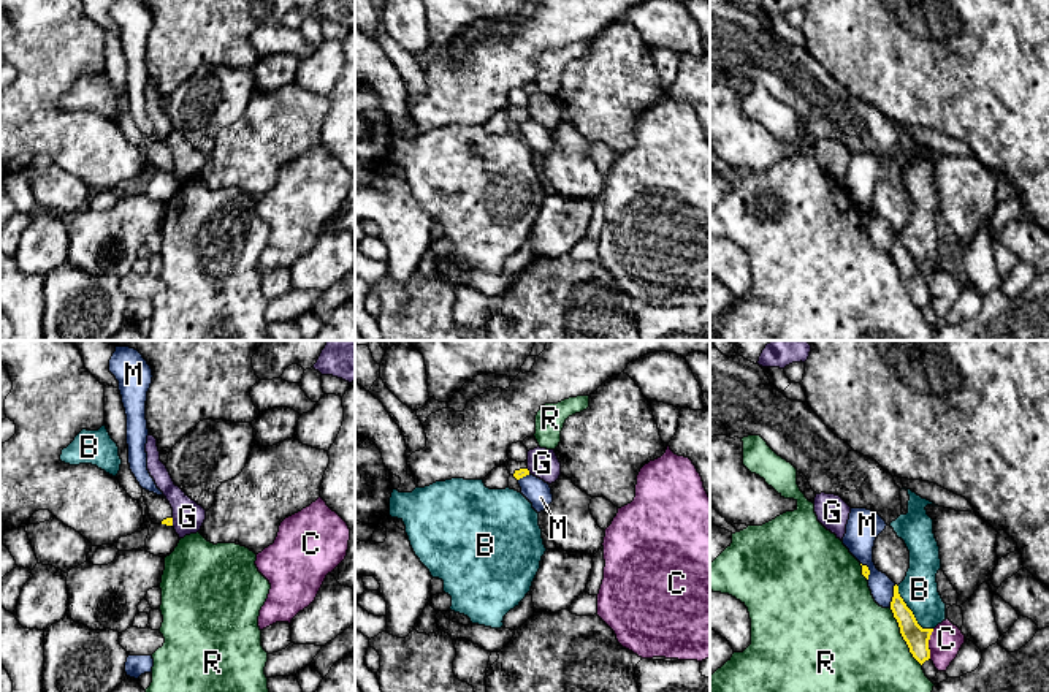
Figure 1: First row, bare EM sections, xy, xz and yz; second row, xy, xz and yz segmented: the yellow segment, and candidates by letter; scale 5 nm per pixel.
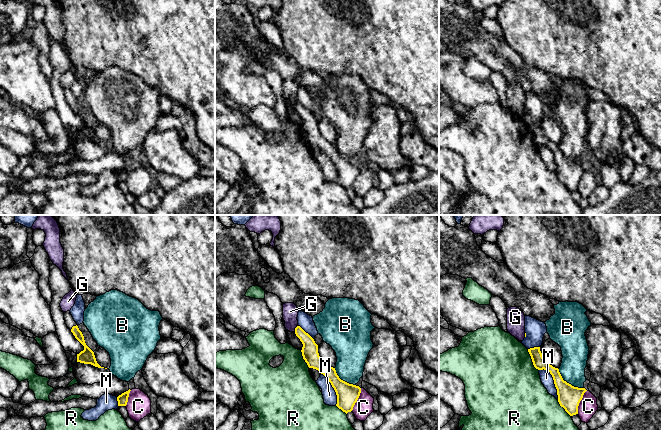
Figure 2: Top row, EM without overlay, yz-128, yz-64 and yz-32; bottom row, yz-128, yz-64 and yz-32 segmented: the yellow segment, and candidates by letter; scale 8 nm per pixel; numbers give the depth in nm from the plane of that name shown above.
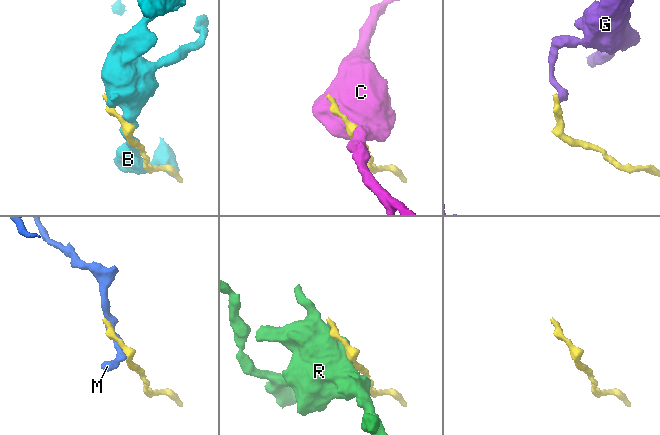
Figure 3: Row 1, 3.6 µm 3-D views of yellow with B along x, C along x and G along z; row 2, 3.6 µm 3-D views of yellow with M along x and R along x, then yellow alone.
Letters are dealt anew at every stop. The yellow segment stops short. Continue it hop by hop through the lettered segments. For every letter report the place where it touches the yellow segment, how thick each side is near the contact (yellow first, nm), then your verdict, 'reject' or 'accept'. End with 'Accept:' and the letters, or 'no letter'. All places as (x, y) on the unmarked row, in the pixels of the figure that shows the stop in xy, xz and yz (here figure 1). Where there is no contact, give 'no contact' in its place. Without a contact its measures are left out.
B: contact yz (911, 257); calibres 120 and 190 nm; reject
C: contact yz (927, 288); calibres 120 and 160 nm; reject
G: contact xy (171, 167); calibres 50 and 160 nm; reject
M: contact yz (894, 241); calibres 120 and 120 nm; reject
R: contact yz (902, 281); calibres 120 and 500 nm; reject
Accept: no letter

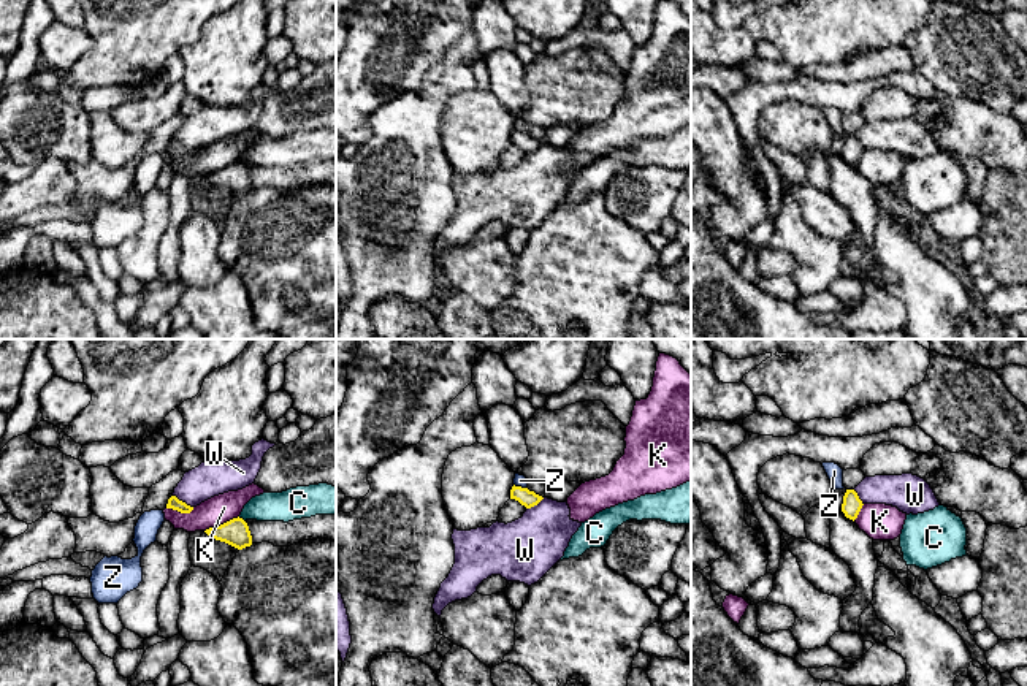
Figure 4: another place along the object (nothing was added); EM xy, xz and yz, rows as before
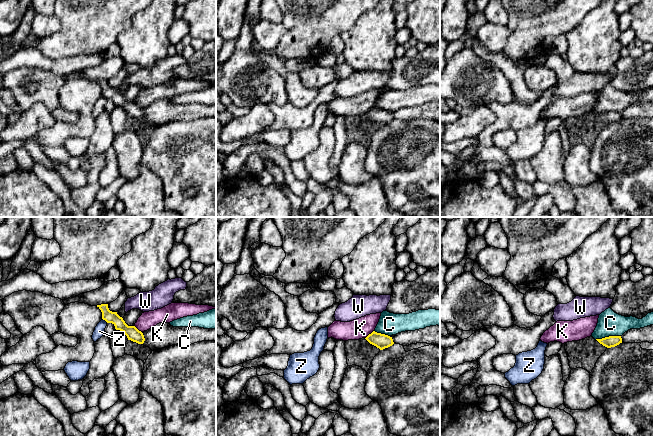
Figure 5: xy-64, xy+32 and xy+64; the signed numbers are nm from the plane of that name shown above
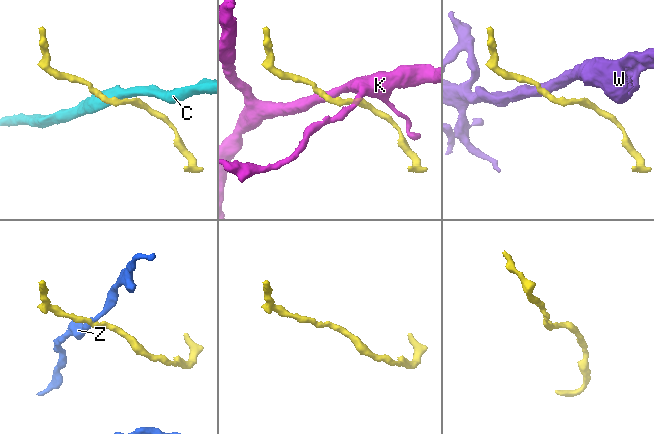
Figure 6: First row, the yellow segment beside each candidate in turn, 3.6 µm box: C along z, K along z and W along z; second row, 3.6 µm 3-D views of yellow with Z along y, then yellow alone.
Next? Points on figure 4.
C: contact xy (241, 163); calibres 140 and 160 nm; reject
K: contact xy (221, 170); calibres 140 and 140 nm; reject
W: contact xy (181, 146); calibres 60 and 180 nm; reject
Z: contact xz (520, 132); calibres 90 and 60 nm; reject
Accept: no letter

